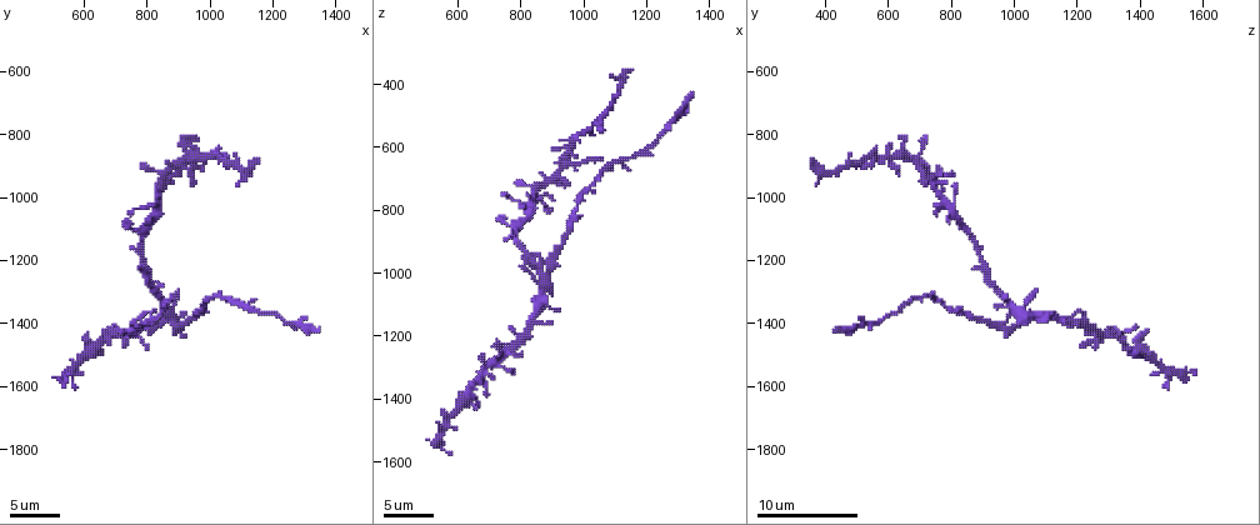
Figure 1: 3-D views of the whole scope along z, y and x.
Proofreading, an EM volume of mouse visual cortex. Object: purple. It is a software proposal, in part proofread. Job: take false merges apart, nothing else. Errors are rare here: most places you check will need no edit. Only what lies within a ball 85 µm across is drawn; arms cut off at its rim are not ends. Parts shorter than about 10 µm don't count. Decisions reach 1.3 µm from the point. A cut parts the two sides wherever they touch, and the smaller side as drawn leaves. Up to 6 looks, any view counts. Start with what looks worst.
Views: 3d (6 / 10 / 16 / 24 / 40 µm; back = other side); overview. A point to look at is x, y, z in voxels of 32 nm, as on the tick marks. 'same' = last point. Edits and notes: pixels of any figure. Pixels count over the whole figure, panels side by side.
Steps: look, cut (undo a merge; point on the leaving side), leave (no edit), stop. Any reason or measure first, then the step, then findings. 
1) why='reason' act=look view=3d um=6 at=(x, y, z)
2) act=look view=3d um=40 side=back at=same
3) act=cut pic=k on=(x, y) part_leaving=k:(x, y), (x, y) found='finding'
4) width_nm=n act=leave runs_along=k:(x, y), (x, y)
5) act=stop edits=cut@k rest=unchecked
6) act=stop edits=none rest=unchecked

act=look view=3d um=16 at=(890, 1400, 1010)

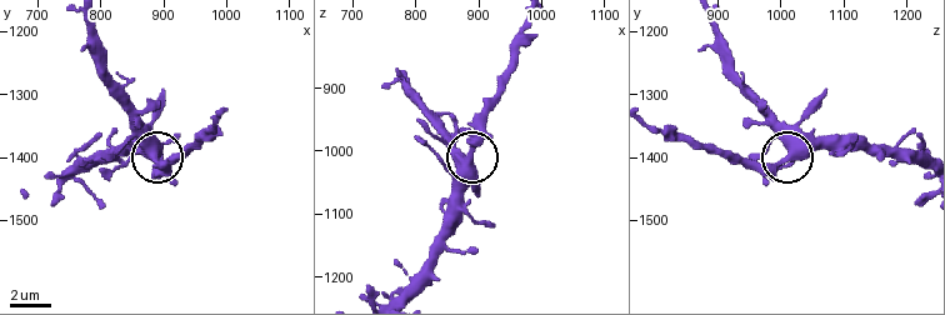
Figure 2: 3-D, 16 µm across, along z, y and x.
why='closer look' act=look view=3d um=6 at=(890, 1400, 1010)

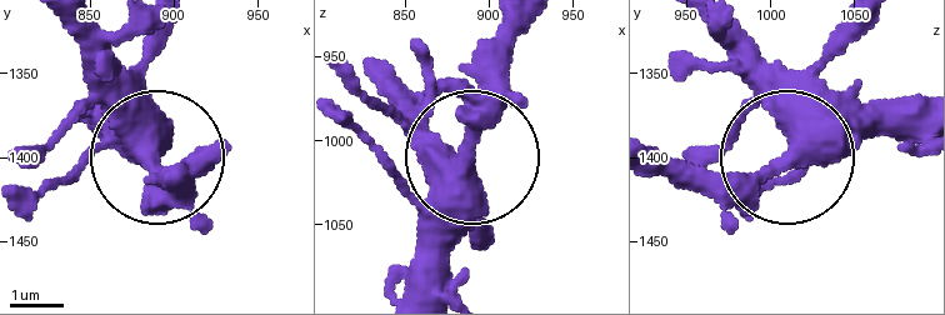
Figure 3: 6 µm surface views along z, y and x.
width_nm=450 act=leave runs_along=3:(373, 63), (475, 170), (449, 291) found='continuous, no second cell'

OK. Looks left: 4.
why='three arms meet' act=look view=3d um=10 at=(1010, 870, 550)

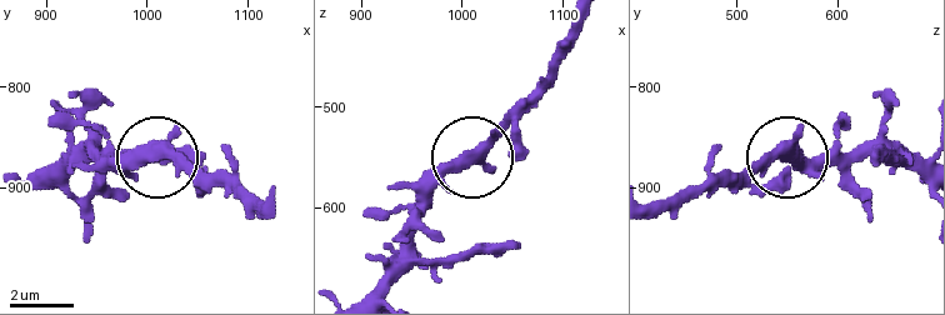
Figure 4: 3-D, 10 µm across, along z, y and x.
why='closer look' act=look view=3d um=6 at=(1014, 864, 548)

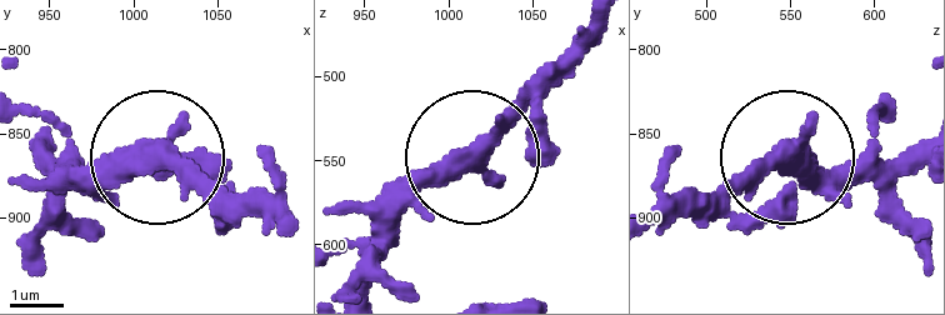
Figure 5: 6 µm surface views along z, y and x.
width_nm=360 act=leave runs_along=5:(918, 164), (784, 164), (708, 226) found='all the same cell'

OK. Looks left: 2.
why='three arms meet' act=look view=3d um=16 at=(820, 1280, 930)

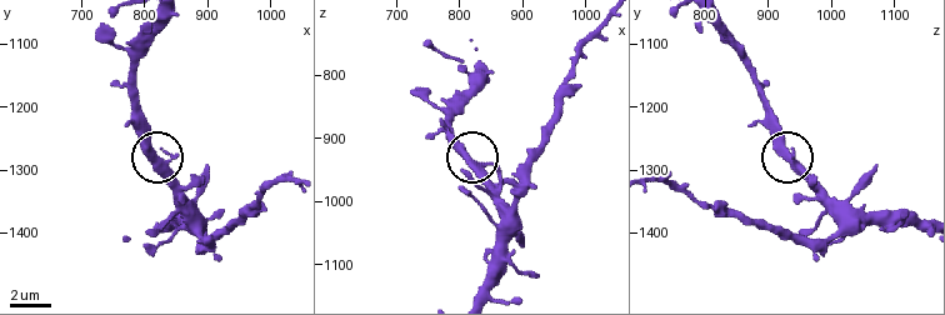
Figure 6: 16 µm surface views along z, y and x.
act=look view=3d um=16 side=back at=(815, 1290, 940)

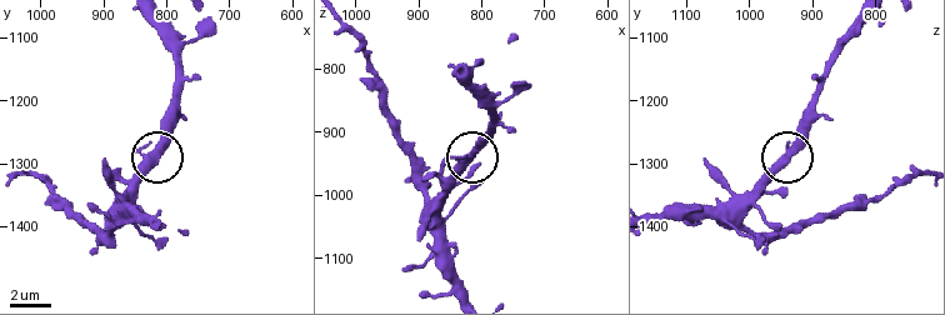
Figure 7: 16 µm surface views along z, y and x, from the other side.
arms=3 act=leave found='one cell here'

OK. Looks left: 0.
act=stop edits=none rest=unchecked

